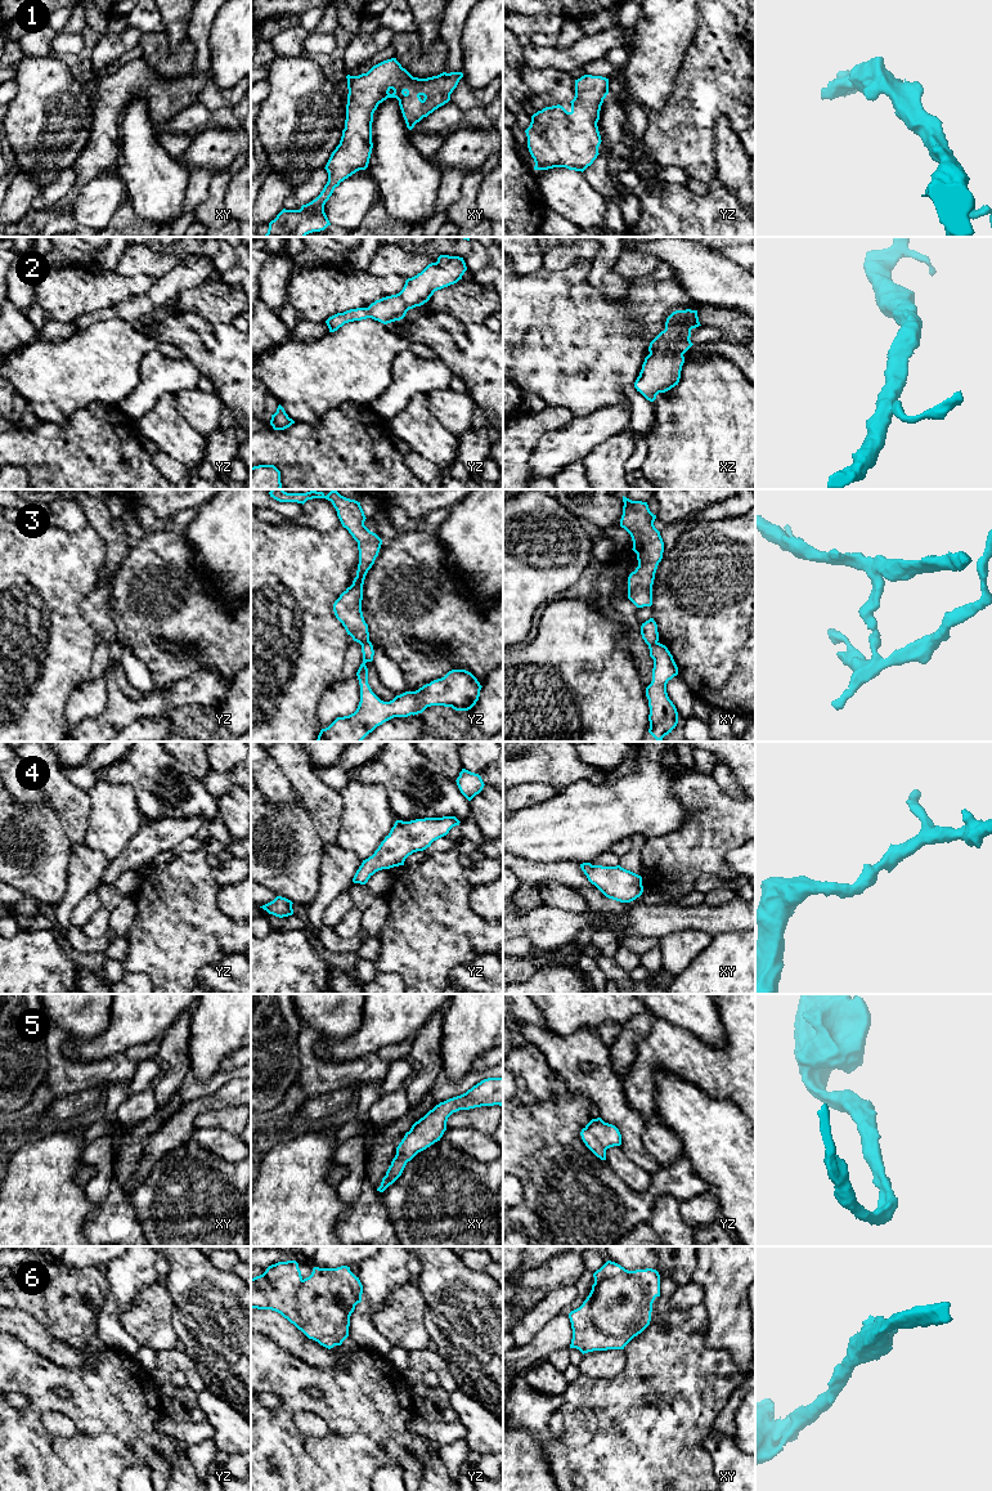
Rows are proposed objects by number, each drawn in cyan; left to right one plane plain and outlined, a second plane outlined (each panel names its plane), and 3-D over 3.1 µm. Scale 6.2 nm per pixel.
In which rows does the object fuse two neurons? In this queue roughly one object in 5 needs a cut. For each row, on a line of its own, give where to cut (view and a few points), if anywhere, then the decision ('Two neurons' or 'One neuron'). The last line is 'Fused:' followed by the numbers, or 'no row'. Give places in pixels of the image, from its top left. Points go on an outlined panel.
1: No split. One neuron
2: No split. One neuron
3: Split along xy (656, 641), (649, 647). Two neurons
4: No split. One neuron
5: No split. One neuron
6: No split. One neuron
Fused: 3

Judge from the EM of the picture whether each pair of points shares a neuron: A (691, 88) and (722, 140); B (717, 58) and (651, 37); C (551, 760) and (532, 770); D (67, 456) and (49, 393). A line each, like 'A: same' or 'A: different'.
A: different
B: different
C: same
D: different

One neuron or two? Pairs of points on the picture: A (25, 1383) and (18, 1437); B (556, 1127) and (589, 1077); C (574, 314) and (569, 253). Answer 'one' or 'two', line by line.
A: one
B: two
C: two

